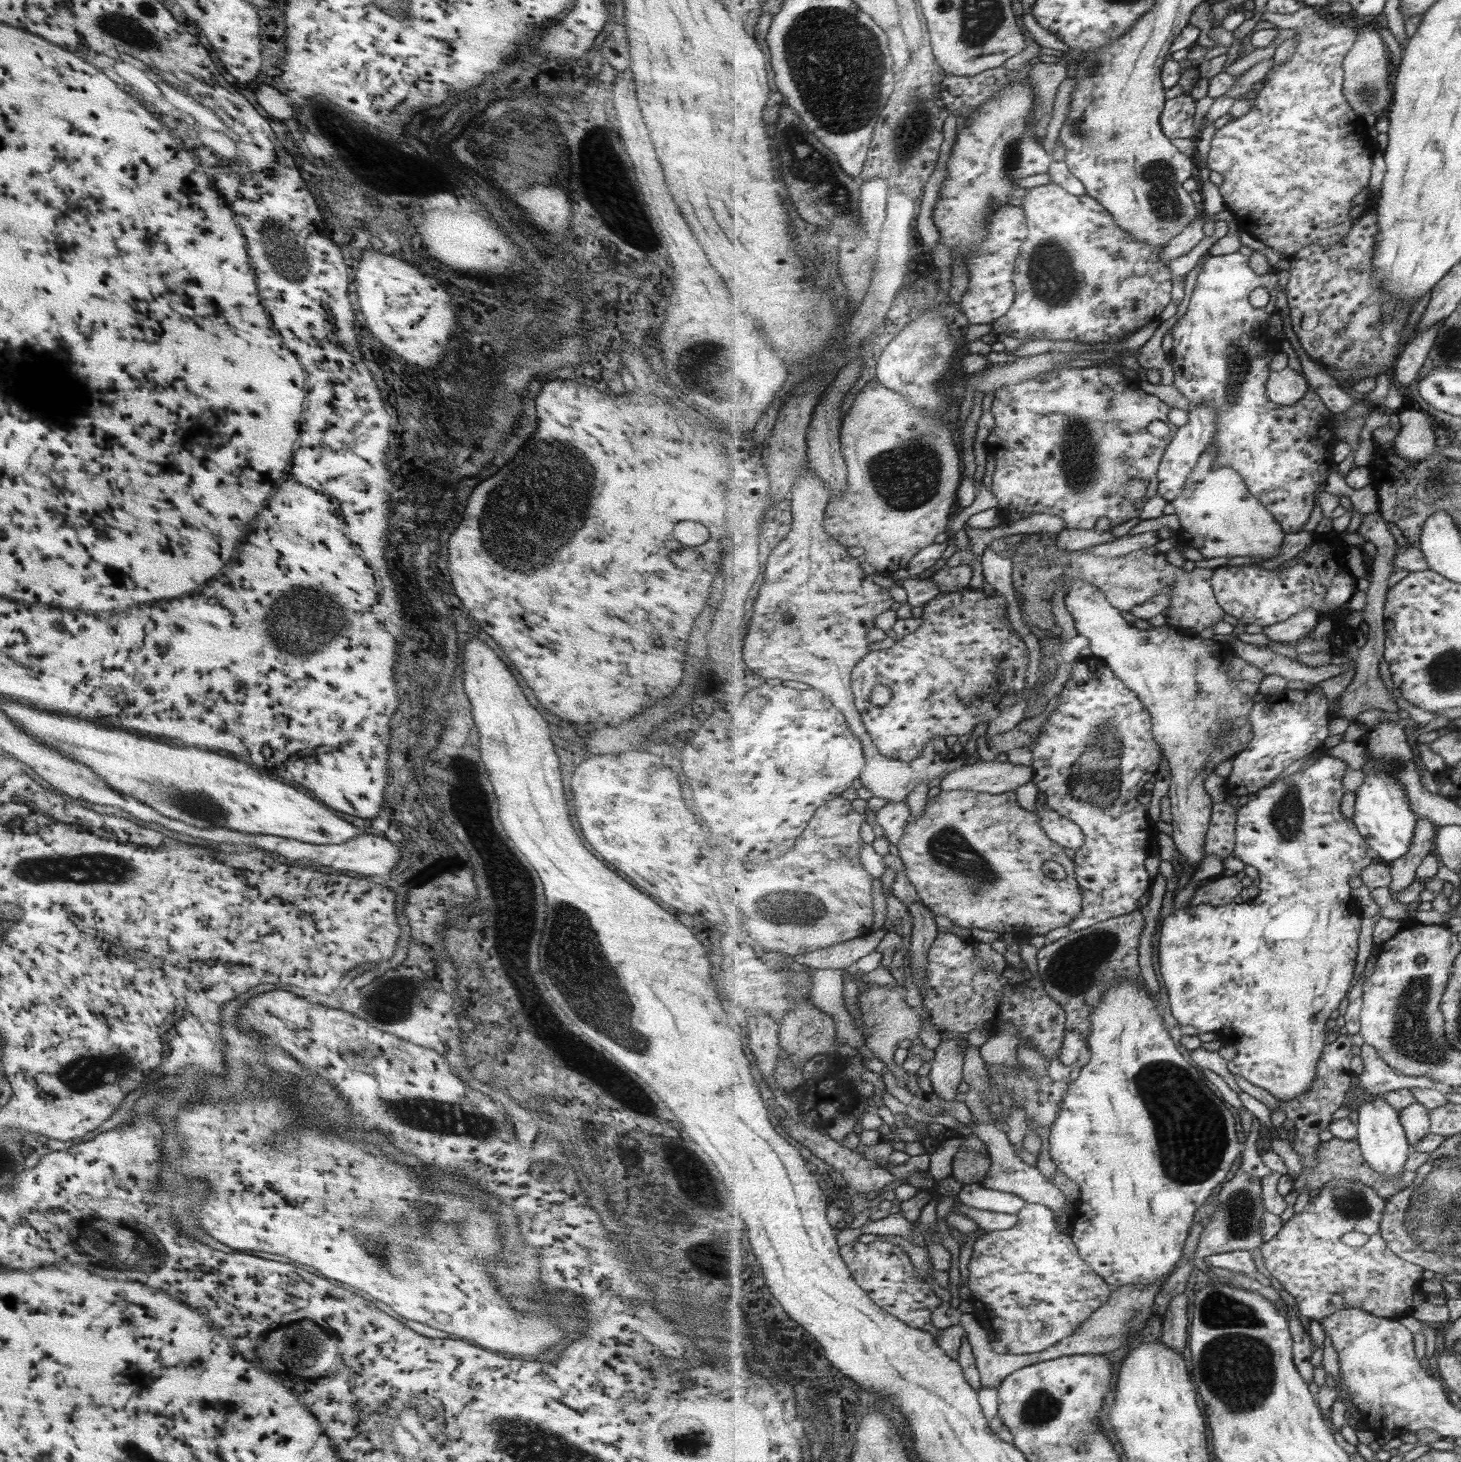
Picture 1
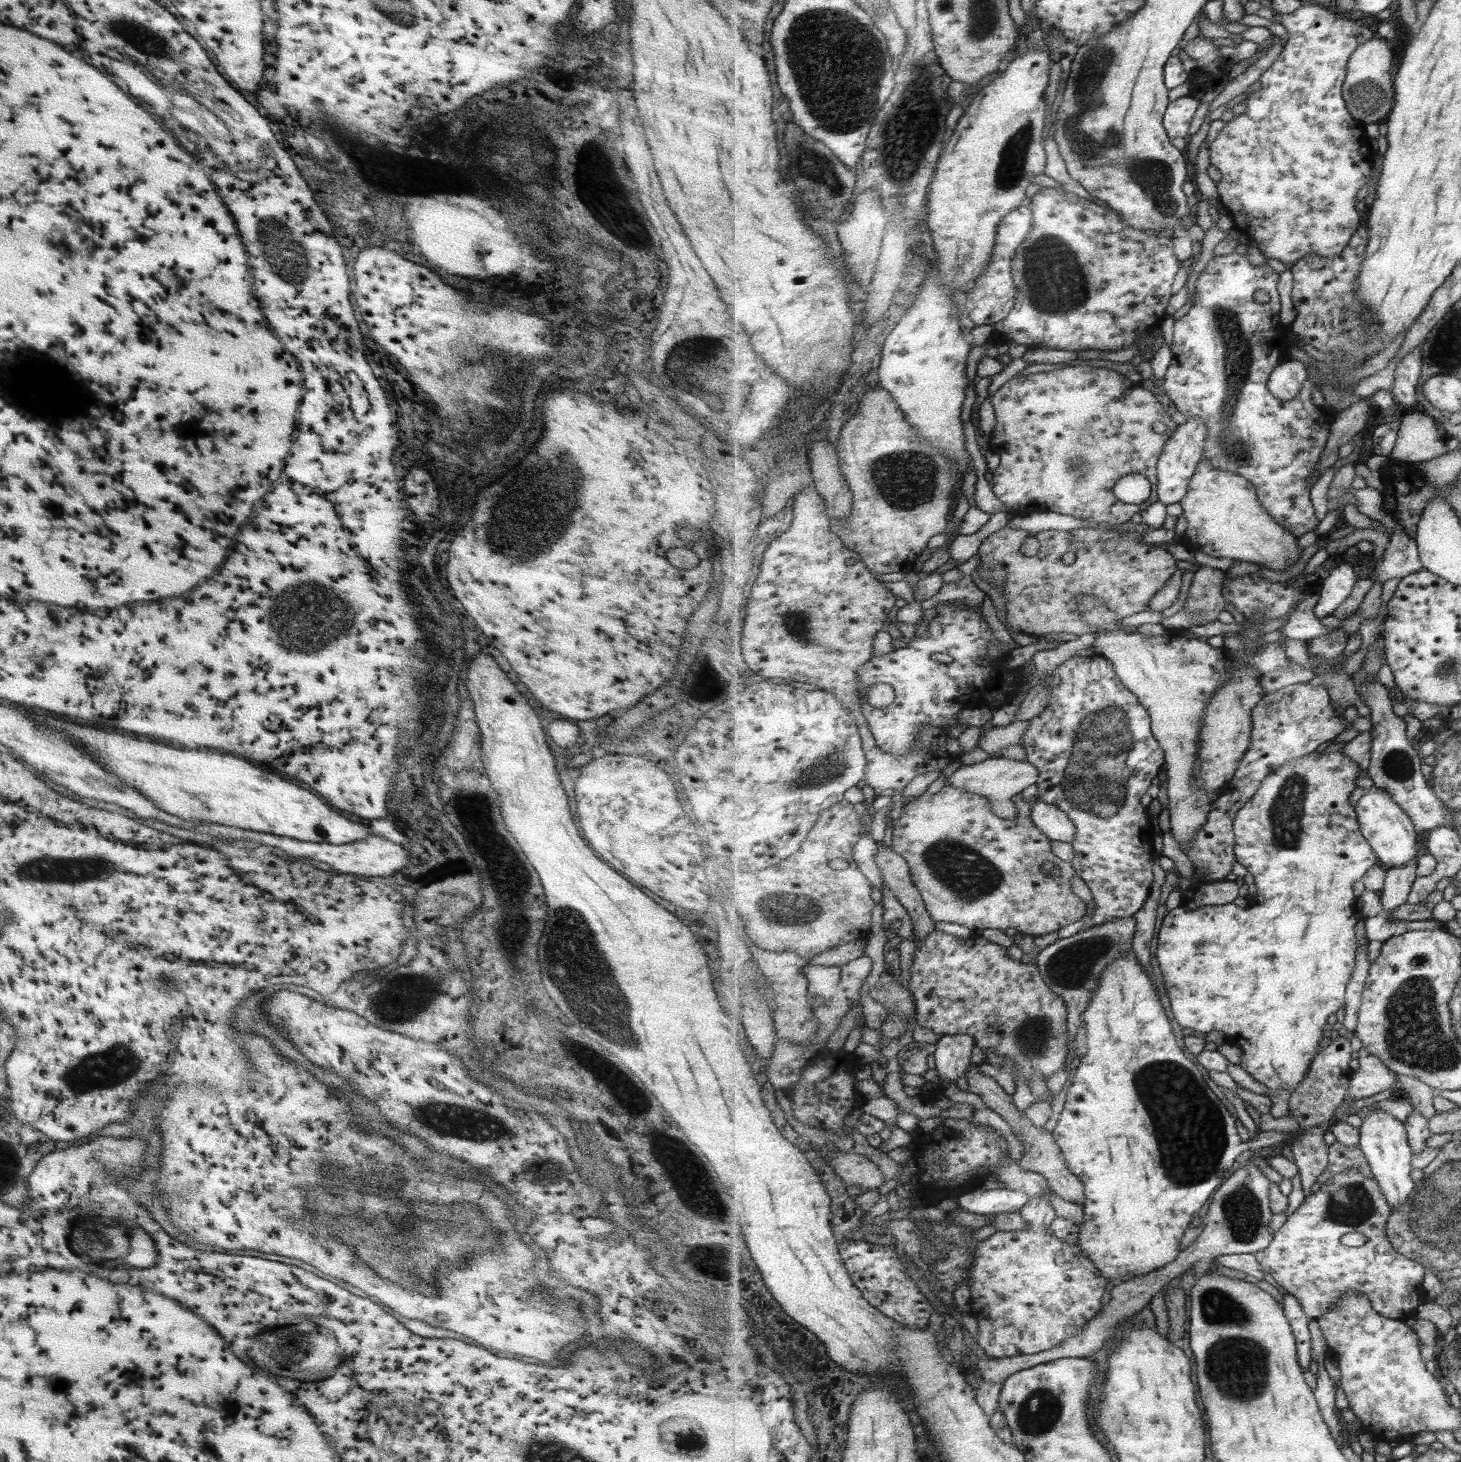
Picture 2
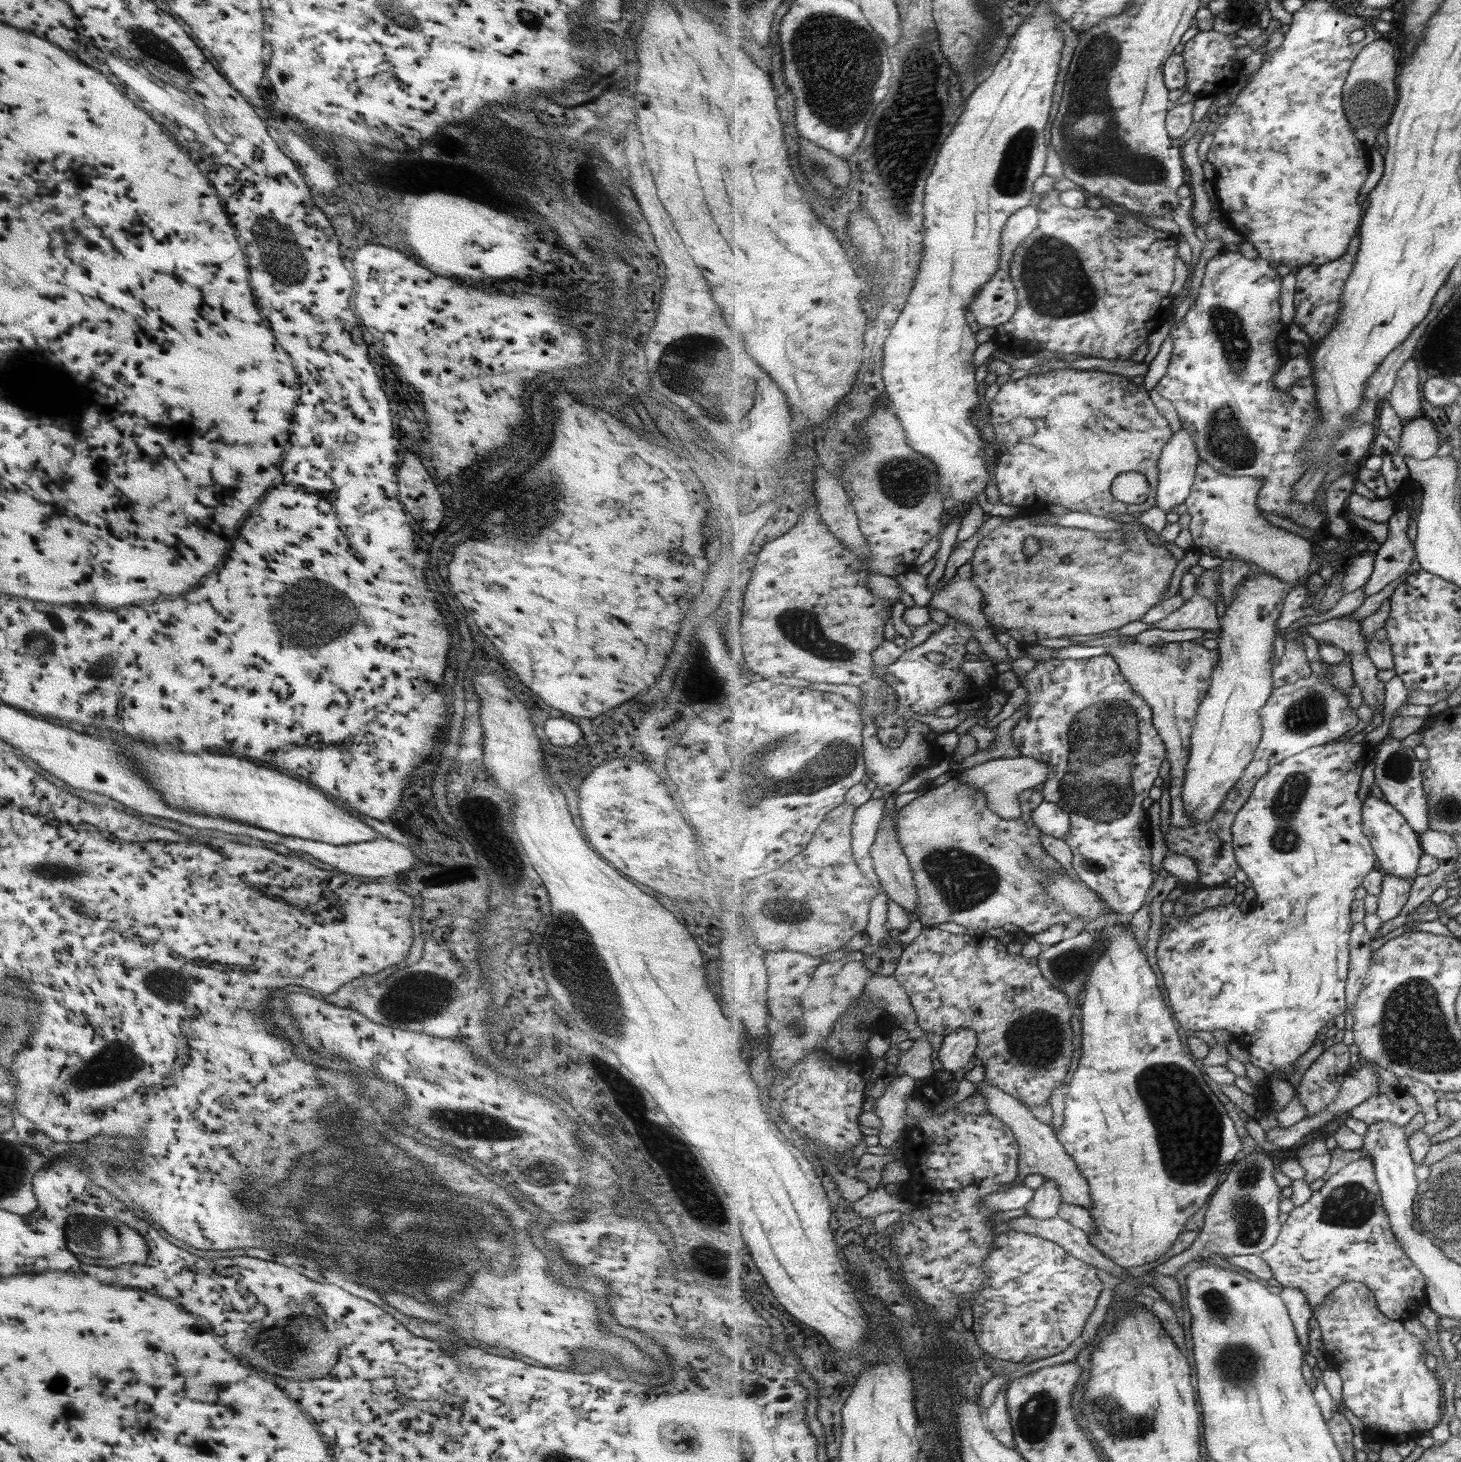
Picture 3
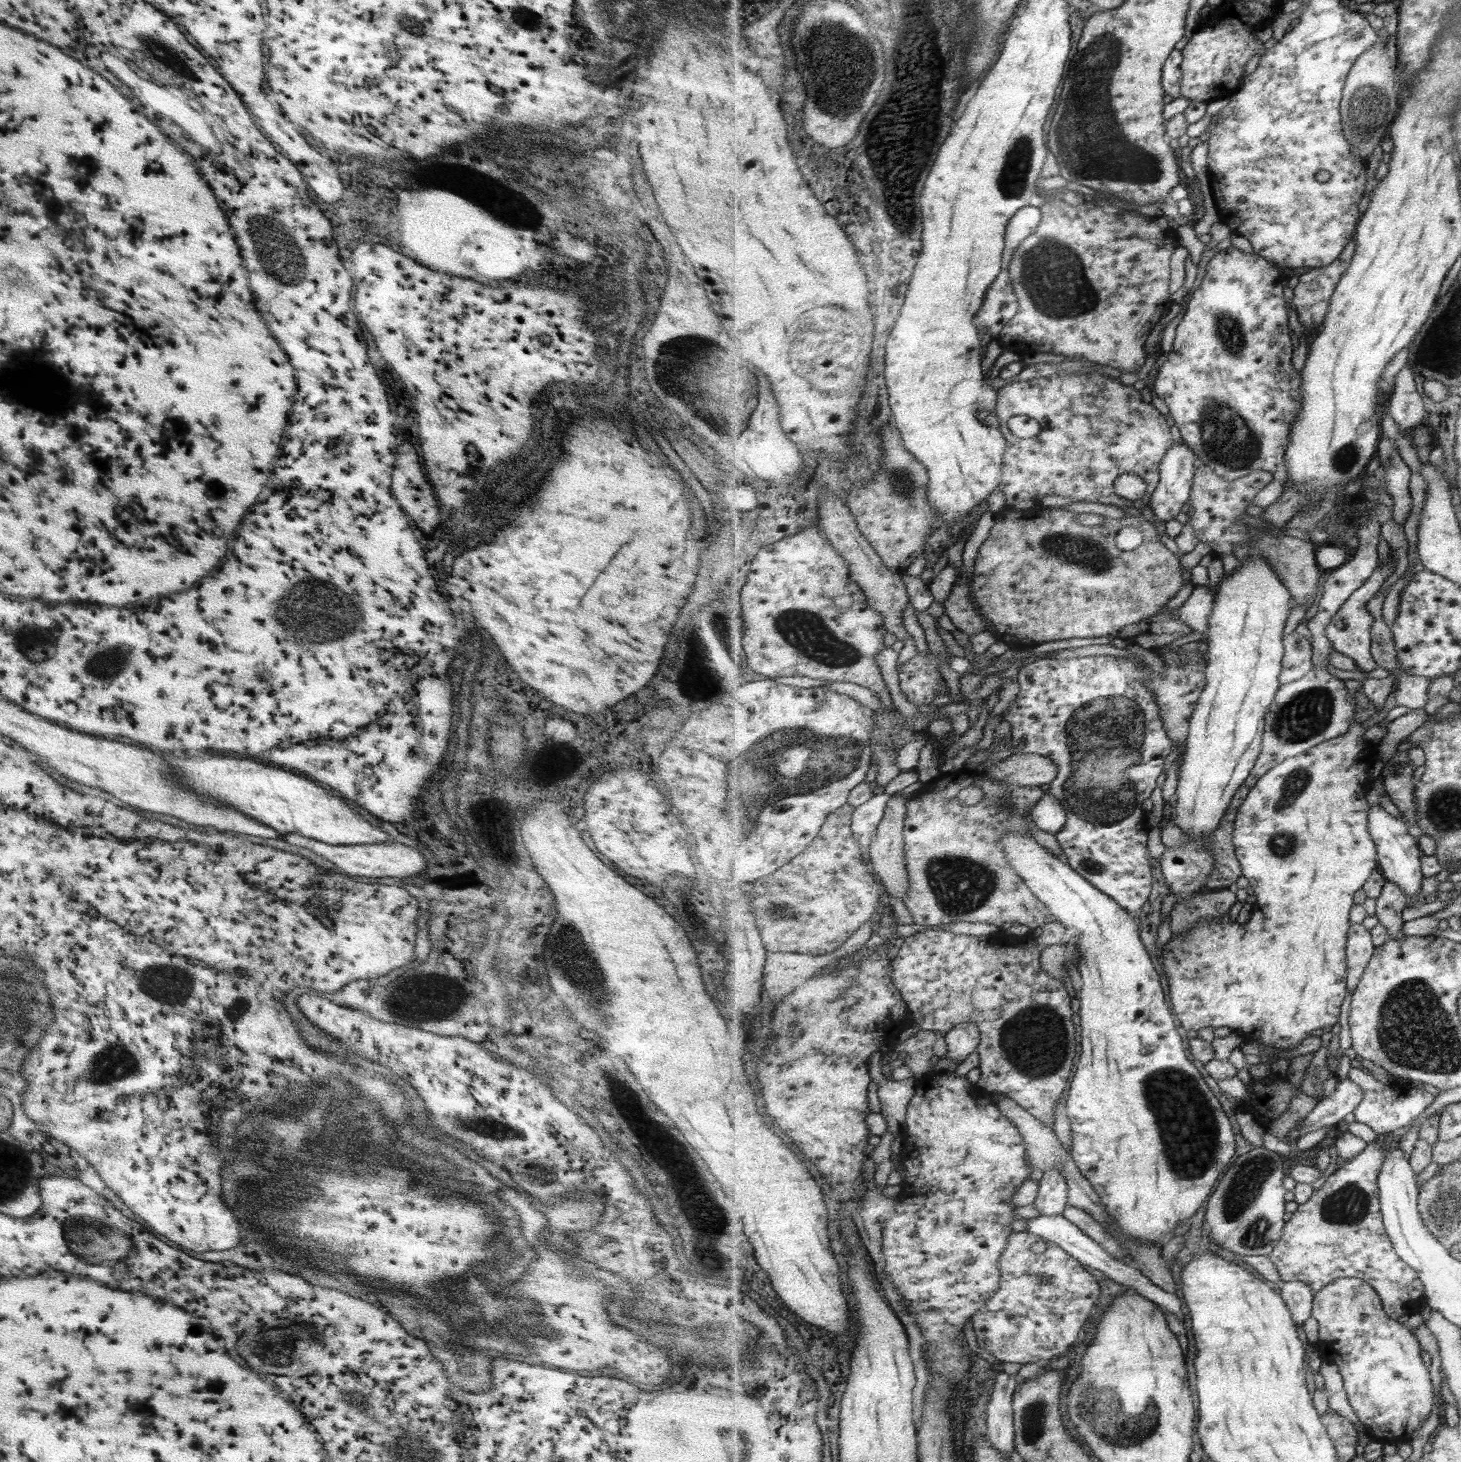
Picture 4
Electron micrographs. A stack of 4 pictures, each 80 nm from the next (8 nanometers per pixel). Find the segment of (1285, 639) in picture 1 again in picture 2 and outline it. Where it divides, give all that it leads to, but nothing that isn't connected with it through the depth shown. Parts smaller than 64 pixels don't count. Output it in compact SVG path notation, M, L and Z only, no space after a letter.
M1319 591L1311 592L1305 600L1302 600L1286 624L1280 628L1281 634L1287 639L1308 642L1323 635L1330 635L1337 630L1325 630L1321 618L1317 618L1317 614L1313 612L1320 600L1319 593Z

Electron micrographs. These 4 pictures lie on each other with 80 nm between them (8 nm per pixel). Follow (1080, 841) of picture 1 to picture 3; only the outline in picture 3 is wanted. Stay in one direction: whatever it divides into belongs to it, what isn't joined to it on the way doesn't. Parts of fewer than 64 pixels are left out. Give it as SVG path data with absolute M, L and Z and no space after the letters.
M1043 801L1032 814L1034 823L1045 834L1065 839L1071 833L1071 819L1062 805Z

